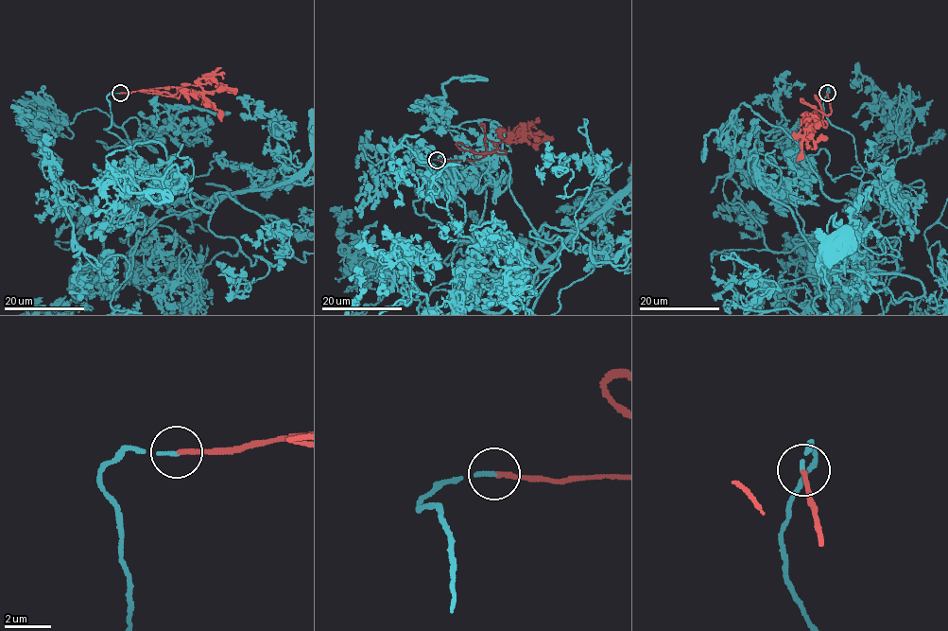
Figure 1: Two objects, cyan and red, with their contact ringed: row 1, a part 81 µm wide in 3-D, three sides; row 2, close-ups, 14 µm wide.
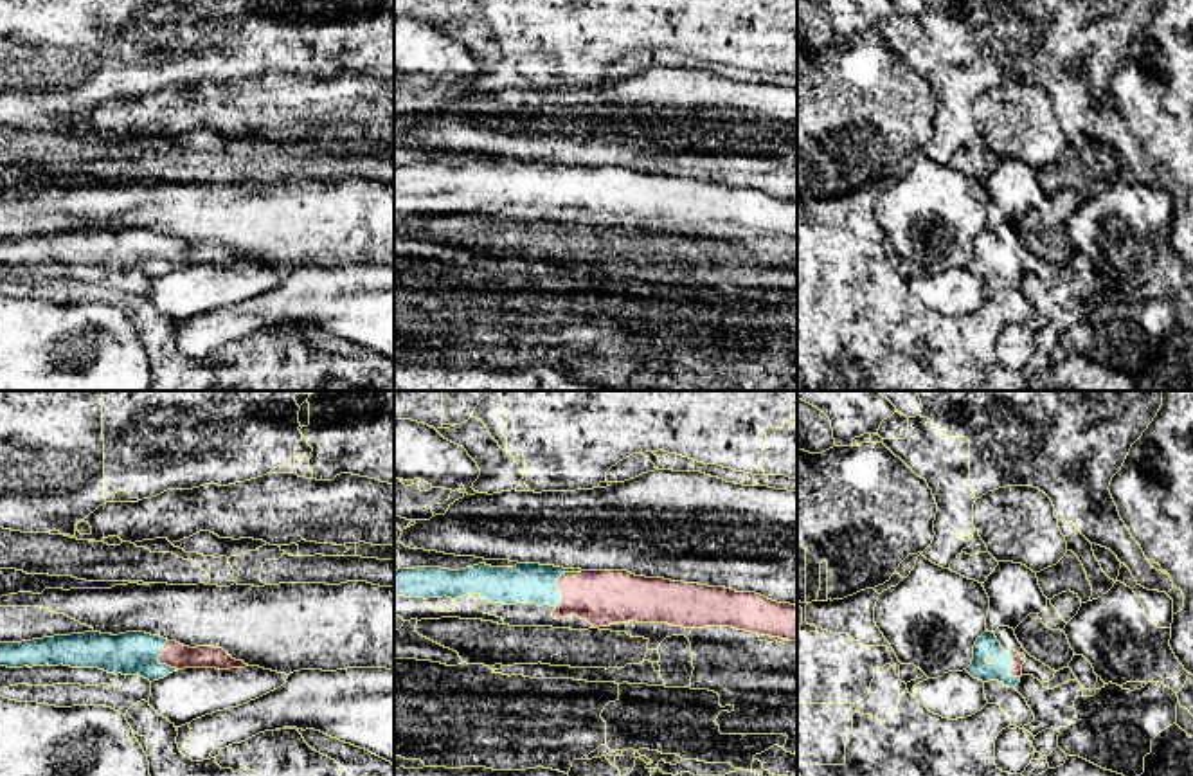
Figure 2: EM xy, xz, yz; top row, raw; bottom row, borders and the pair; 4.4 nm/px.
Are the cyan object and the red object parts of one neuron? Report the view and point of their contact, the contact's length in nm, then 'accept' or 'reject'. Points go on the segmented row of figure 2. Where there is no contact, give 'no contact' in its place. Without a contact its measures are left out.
meets cyan in xz at (556, 580); contact 200 nm long; accept

